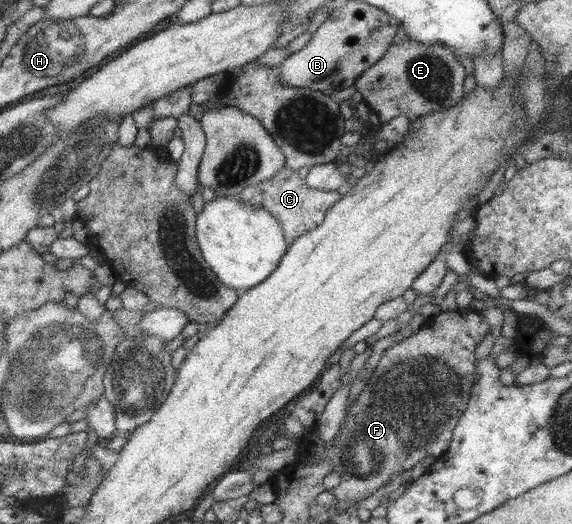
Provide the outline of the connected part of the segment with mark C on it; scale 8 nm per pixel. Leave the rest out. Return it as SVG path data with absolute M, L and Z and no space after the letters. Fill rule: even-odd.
M282 167L272 178L243 188L239 192L238 198L242 200L242 203L246 202L256 208L268 210L278 220L286 244L290 245L295 238L311 231L322 222L328 208L342 198L342 191L324 192L308 188L305 179L300 178L297 171Z

